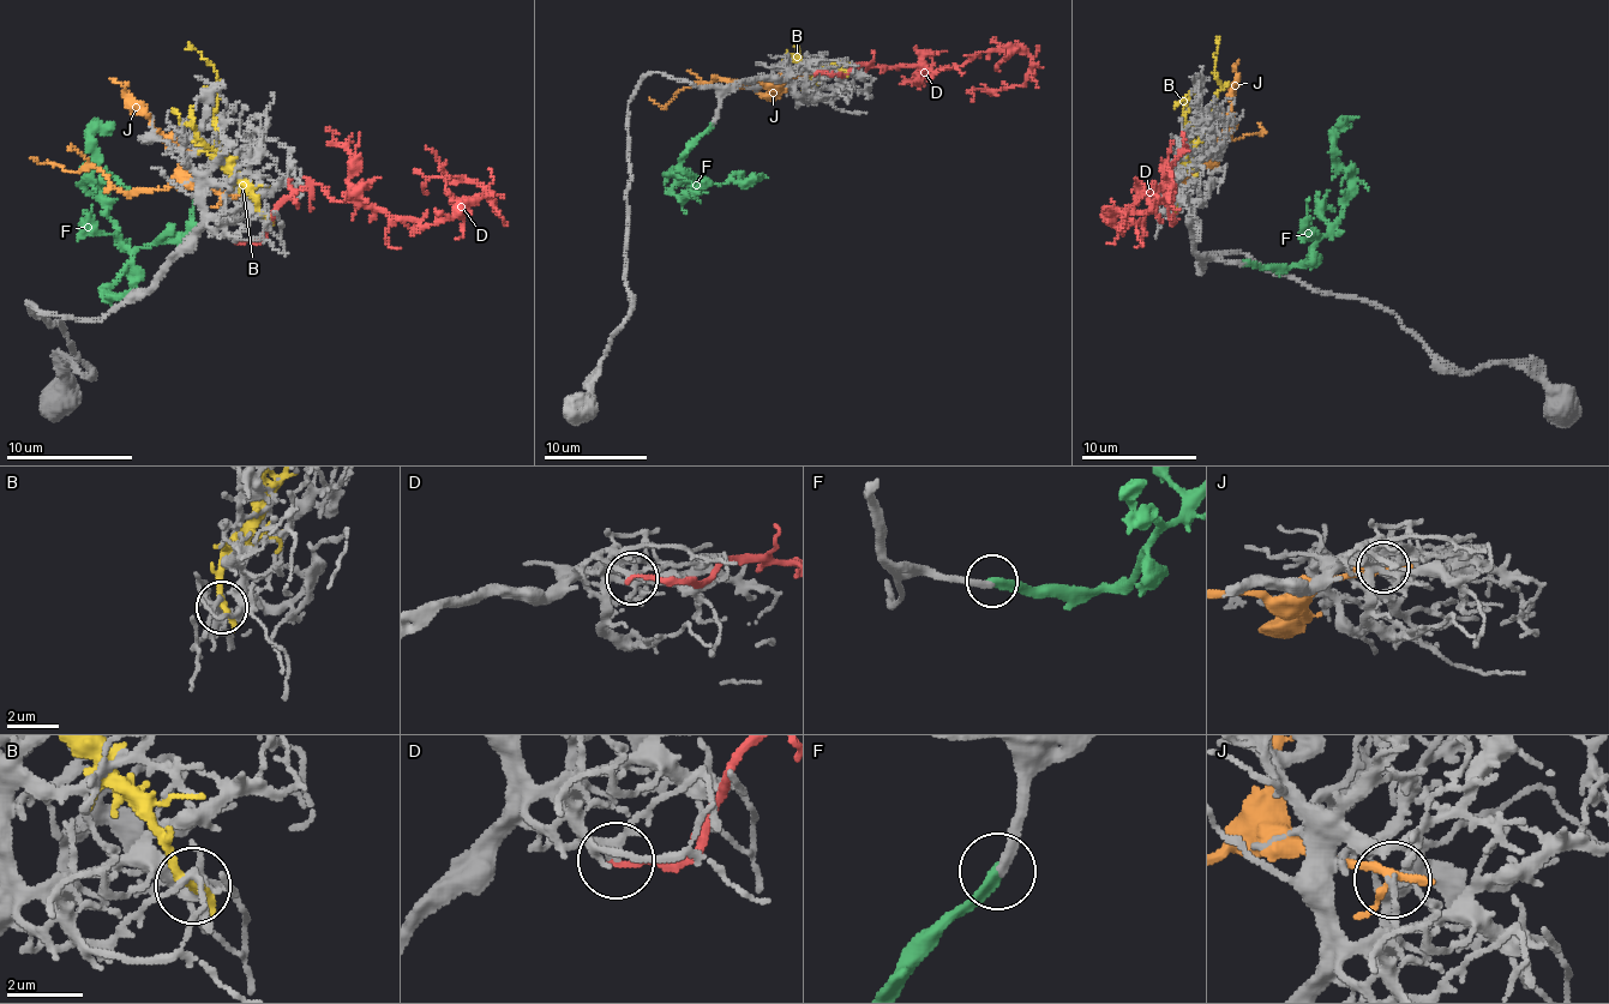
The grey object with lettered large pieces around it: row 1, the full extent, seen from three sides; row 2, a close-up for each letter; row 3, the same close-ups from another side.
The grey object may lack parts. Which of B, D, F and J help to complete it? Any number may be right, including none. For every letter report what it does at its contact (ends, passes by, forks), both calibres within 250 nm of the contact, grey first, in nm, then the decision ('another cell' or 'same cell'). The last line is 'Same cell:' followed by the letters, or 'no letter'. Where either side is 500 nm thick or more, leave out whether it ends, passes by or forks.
B: it ends; calibres 120 and 320 nm; another cell
D: it ends; calibres 190 and 170 nm; another cell
F: it ends; calibres 240 and 320 nm; same cell
J: it passes by; calibres 150 and 240 nm; another cell
Same cell: F

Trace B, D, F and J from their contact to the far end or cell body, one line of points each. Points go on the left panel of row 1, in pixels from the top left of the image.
B: (265, 216), (217, 144), (217, 77), (194, 48), (185, 49)
D: (238, 240), (259, 240), (275, 210), (316, 184), (336, 200), (428, 223), (487, 191), (431, 176), (424, 192)
F: (133, 294), (107, 294), (106, 288), (131, 257), (85, 180), (94, 167), (91, 138), (114, 122)
J: (223, 194), (180, 186), (118, 191), (94, 168), (71, 172), (30, 158)

